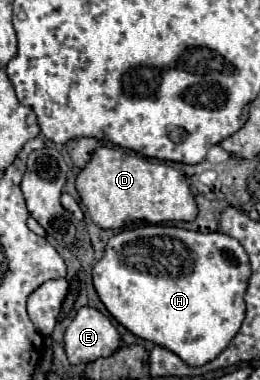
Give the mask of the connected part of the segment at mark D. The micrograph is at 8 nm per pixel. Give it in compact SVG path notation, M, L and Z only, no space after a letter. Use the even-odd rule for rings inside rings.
M99 147L77 175L77 191L93 223L101 229L123 229L137 221L167 223L193 221L197 217L195 197L177 169L167 163L137 157L135 153L127 155L121 147Z

